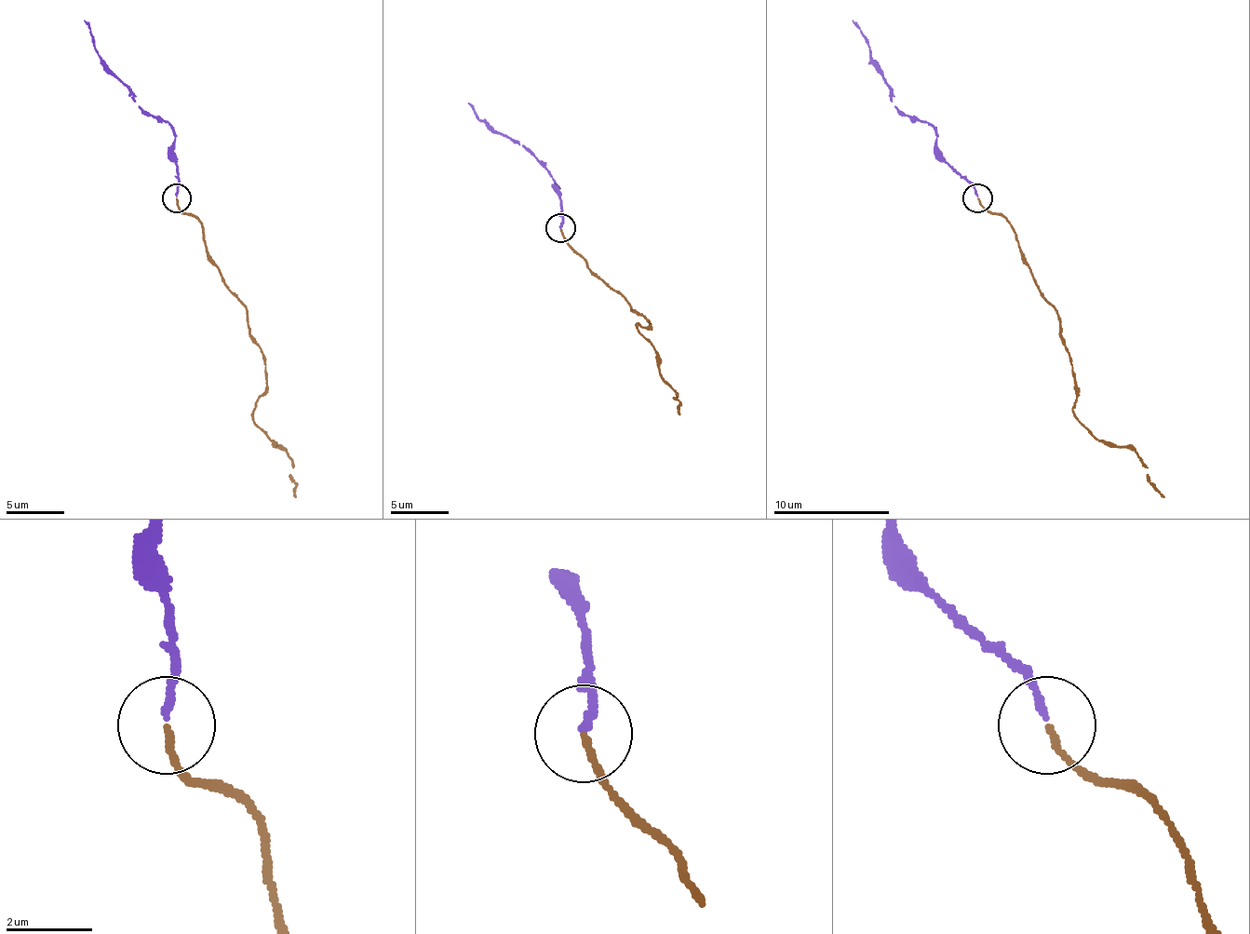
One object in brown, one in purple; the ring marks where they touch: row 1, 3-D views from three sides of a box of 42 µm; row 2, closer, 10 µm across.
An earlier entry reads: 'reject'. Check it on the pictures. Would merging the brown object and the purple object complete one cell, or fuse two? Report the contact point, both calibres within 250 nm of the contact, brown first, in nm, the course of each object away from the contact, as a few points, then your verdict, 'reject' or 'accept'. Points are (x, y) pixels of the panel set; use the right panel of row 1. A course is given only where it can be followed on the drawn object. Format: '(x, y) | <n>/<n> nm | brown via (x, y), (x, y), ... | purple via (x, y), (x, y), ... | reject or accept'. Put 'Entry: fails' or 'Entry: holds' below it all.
(977, 198) | 140/160 nm | brown via (978, 198), (1010, 224), (1040, 295), (1056, 312), (1074, 414), (1100, 440), (1138, 455), (1148, 481), (1164, 496) | purple via (978, 196), (943, 157), (934, 128), (906, 117), (891, 102), (891, 85), (870, 59), (867, 41), (853, 20) | accept
Entry: fails

